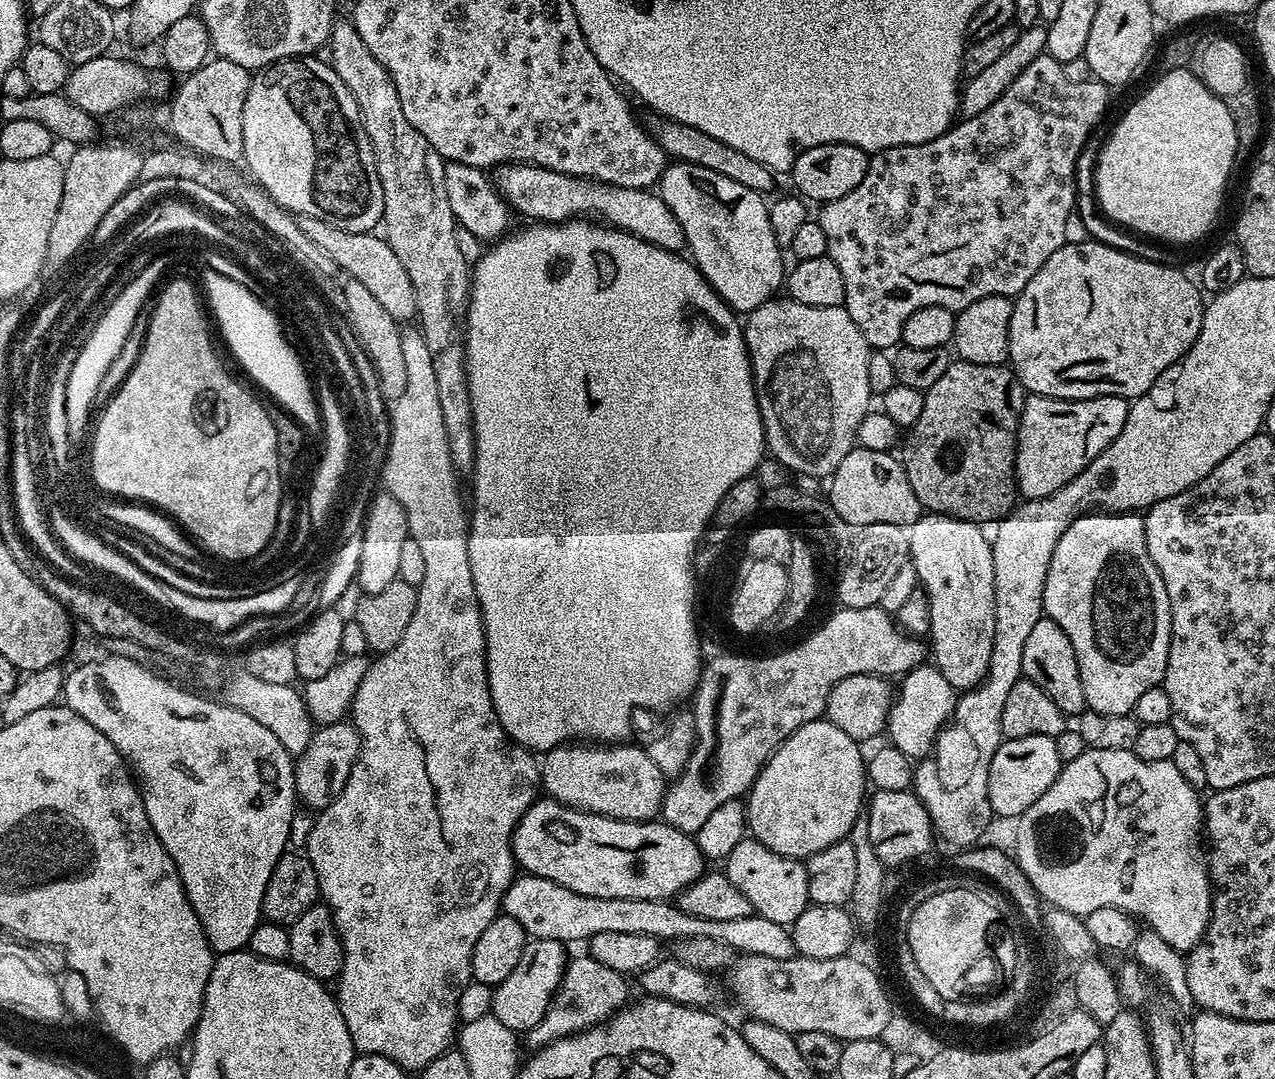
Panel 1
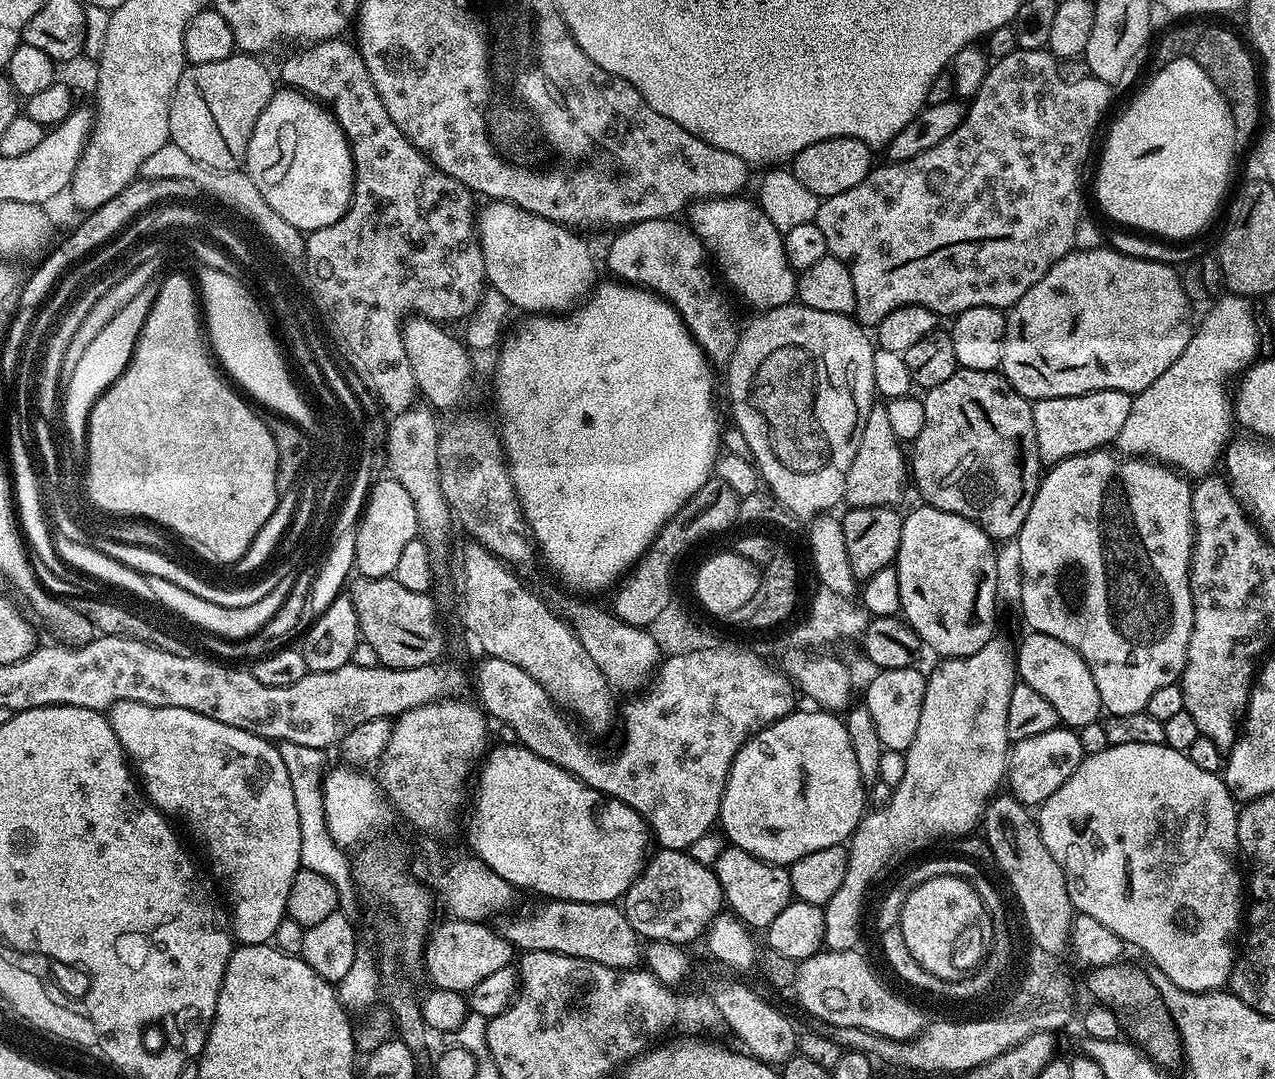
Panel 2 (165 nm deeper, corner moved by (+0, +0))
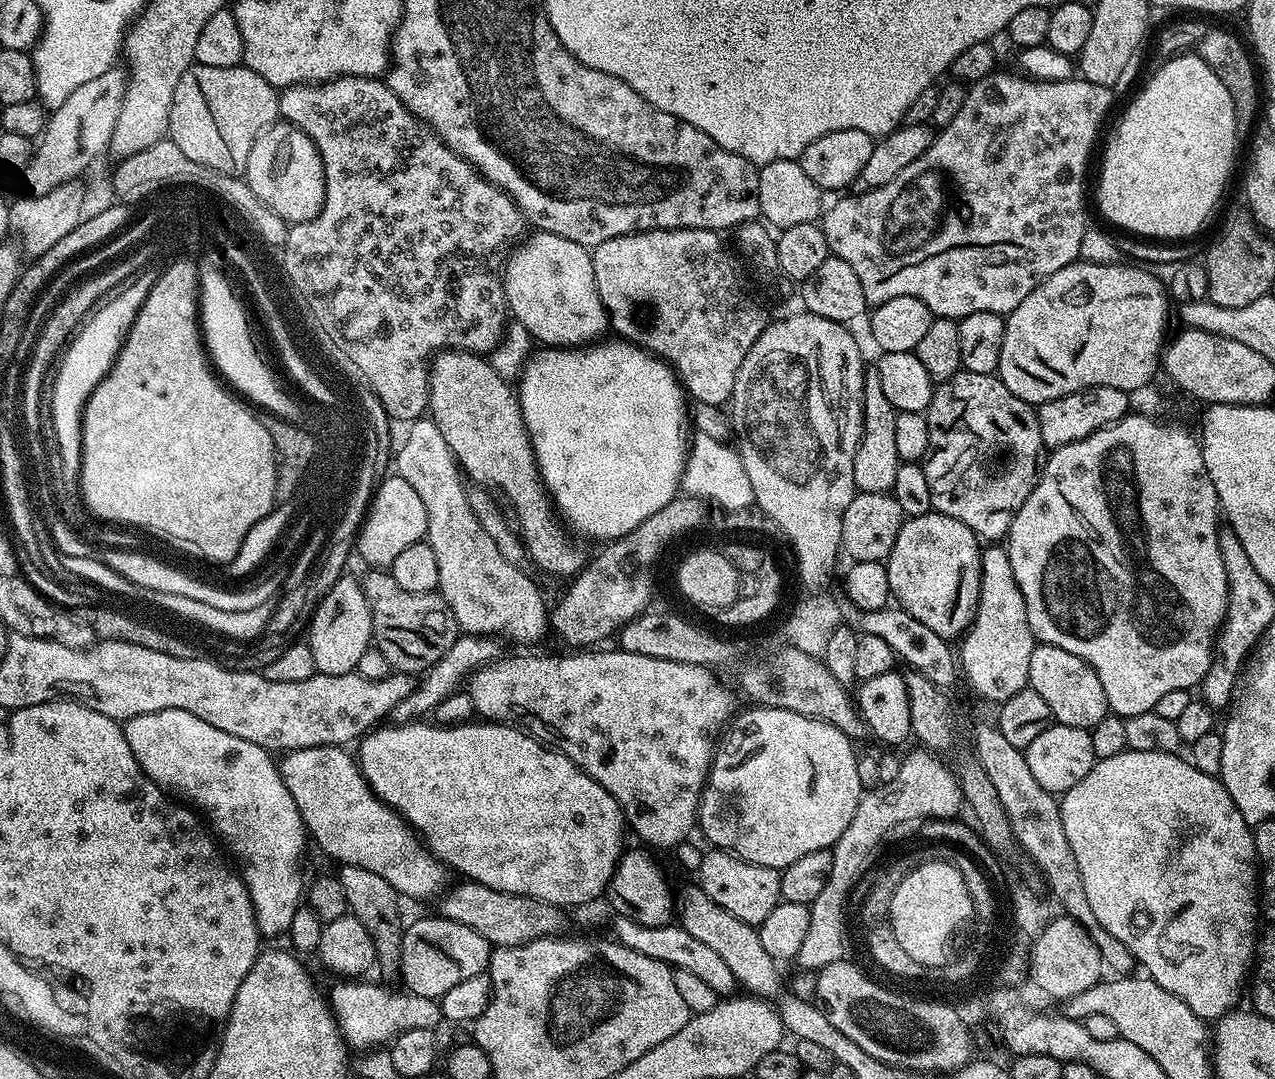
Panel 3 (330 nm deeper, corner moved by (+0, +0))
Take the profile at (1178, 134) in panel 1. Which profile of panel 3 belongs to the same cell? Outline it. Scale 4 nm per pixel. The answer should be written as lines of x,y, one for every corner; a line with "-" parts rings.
1196,54
1175,56
1173,60
1165,60
1160,69
1148,80
1148,85
1132,100
1132,105
1124,112
1124,117
1116,124
1116,133
1108,140
1108,149
1104,152
1104,165
1100,168
1100,212
1112,224
1125,228
1128,232
1137,232
1140,238
1155,238
1160,242
1180,242
1192,238
1200,227
1208,220
1208,215
1216,208
1224,187
1228,184
1228,175
1232,172
1232,163
1236,160
1236,111
1234,102
1230,102
1230,90
1222,86
1218,74
1206,66
1206,62

